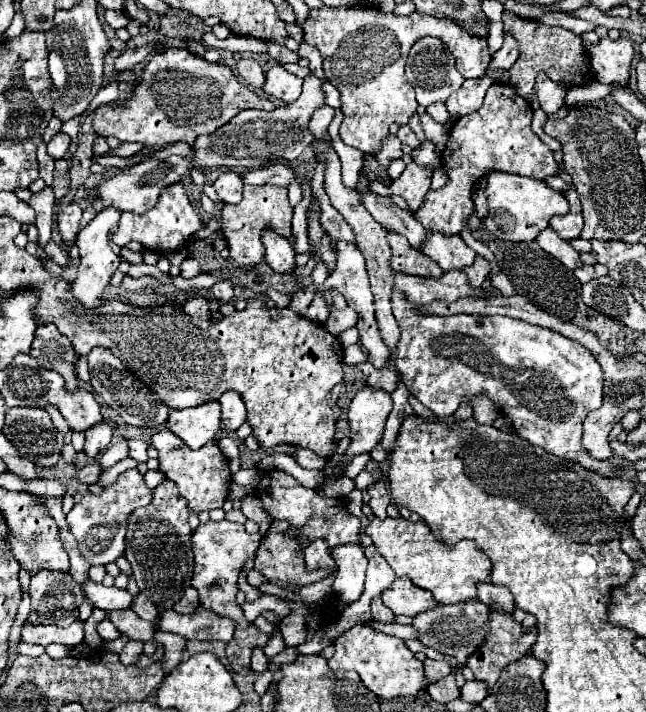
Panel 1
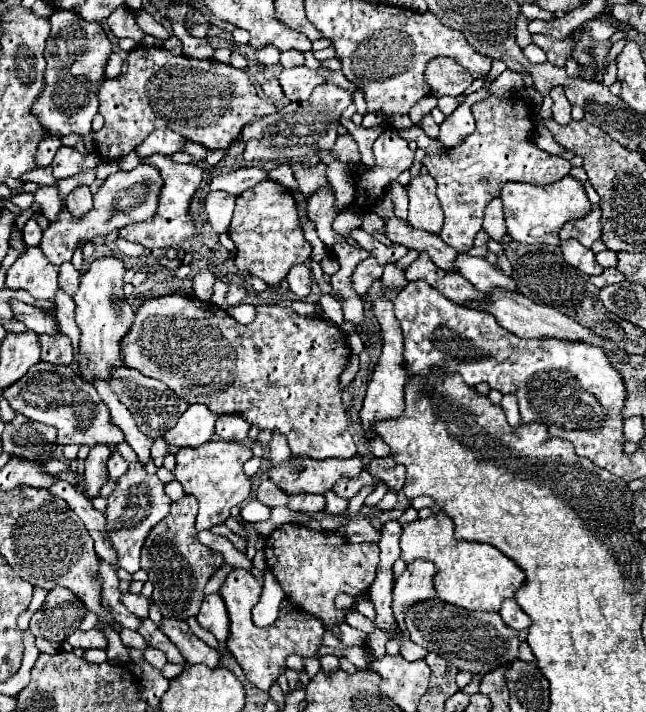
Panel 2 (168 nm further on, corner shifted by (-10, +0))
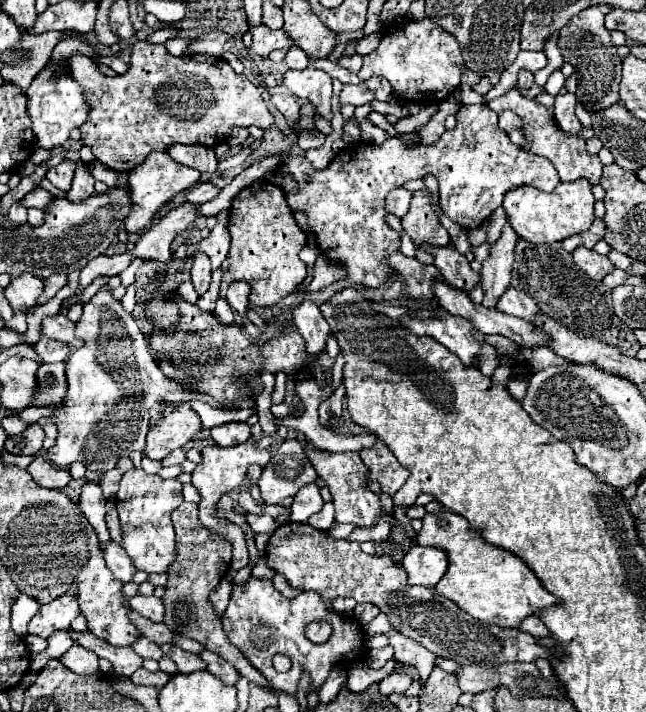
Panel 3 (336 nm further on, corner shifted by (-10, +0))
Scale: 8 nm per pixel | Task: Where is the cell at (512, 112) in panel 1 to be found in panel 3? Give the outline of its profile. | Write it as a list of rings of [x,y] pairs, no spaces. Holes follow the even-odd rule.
[[[474,104],[474,106],[462,106],[456,114],[458,124],[454,130],[446,130],[440,140],[436,140],[430,146],[418,144],[414,148],[400,142],[400,138],[388,138],[380,146],[368,144],[368,142],[356,142],[346,146],[326,168],[316,170],[304,156],[290,158],[288,162],[280,164],[274,172],[272,182],[282,186],[282,176],[290,174],[298,186],[296,190],[284,190],[288,206],[292,212],[304,212],[308,218],[308,226],[316,234],[318,248],[322,256],[340,262],[348,270],[348,282],[364,288],[378,288],[384,282],[388,282],[396,272],[388,266],[388,256],[400,250],[400,244],[380,244],[384,242],[398,242],[400,236],[396,230],[392,230],[386,222],[386,210],[384,200],[386,194],[398,186],[404,186],[408,180],[424,178],[426,174],[436,176],[440,184],[440,202],[442,210],[448,218],[452,218],[460,228],[470,230],[478,228],[484,220],[490,218],[490,214],[502,204],[504,194],[512,188],[520,186],[534,186],[544,192],[552,192],[556,184],[560,182],[560,176],[556,168],[550,164],[550,160],[530,154],[528,150],[522,150],[520,146],[512,144],[508,134],[498,128],[498,114],[492,112],[486,104]]]

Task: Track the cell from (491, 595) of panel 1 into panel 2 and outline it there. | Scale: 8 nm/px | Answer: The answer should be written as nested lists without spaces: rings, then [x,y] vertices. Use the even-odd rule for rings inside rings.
[[[506,598],[502,602],[502,608],[500,608],[500,616],[502,620],[506,620],[506,624],[510,624],[512,628],[516,630],[522,630],[522,628],[528,628],[532,622],[528,618],[528,614],[518,606],[518,602],[514,598]]]

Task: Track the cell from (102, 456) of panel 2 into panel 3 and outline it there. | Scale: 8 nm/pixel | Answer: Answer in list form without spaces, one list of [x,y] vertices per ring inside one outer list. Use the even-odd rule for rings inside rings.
[[[86,482],[82,486],[82,494],[80,494],[80,510],[84,512],[84,516],[88,518],[88,522],[92,524],[92,528],[96,530],[98,534],[98,542],[100,542],[100,548],[104,550],[110,542],[110,534],[108,534],[108,526],[104,522],[104,504],[106,504],[106,498],[102,496],[102,490],[98,484],[94,482]]]

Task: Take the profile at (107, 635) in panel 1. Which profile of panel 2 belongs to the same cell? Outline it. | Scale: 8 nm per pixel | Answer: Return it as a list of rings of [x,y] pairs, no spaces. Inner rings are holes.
[[[122,628],[122,630],[120,630],[120,638],[122,638],[122,644],[124,644],[126,648],[138,648],[138,650],[144,650],[144,648],[148,646],[146,640],[144,640],[138,632],[128,630],[128,628]]]

